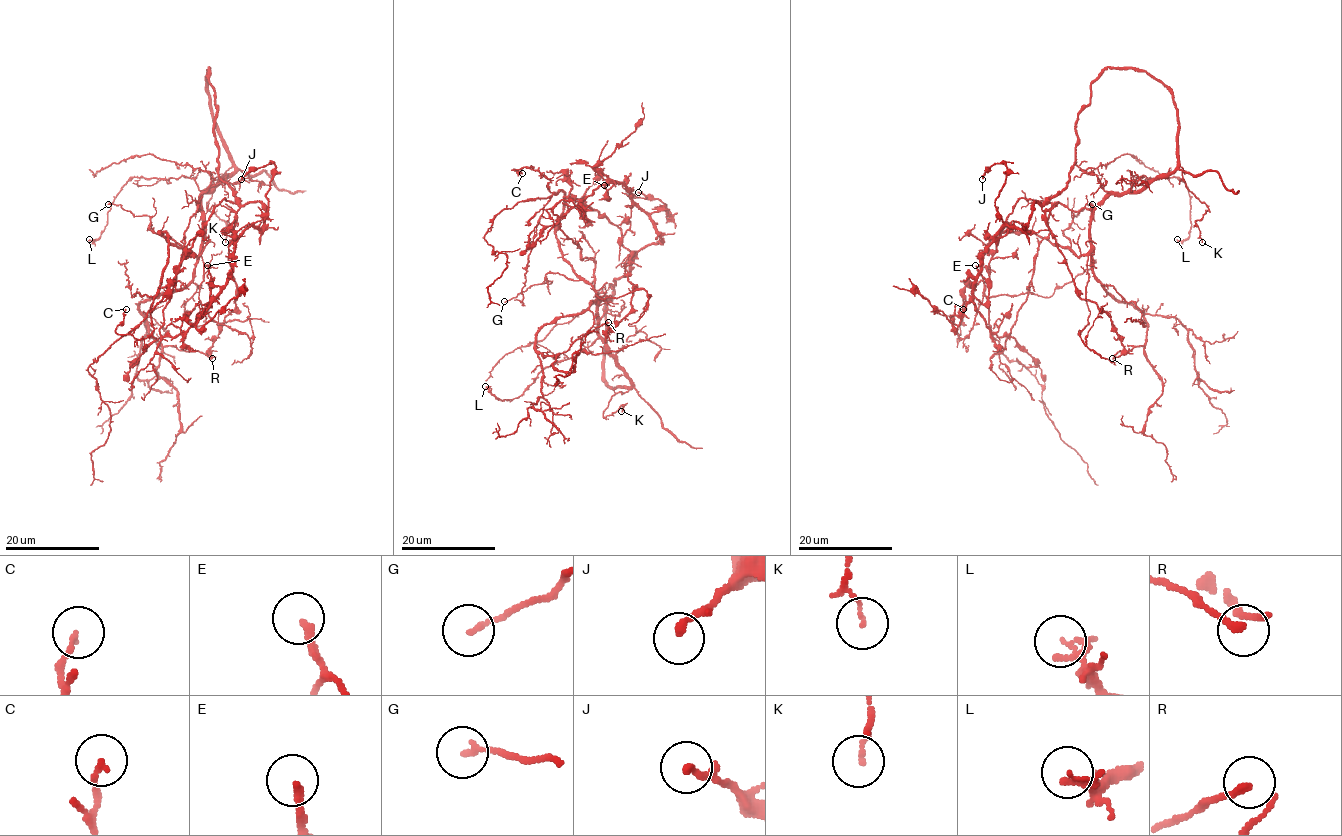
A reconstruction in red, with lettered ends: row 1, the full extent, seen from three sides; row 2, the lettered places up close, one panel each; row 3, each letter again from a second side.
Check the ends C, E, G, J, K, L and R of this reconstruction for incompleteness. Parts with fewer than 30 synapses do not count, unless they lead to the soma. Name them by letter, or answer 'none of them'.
none of them

